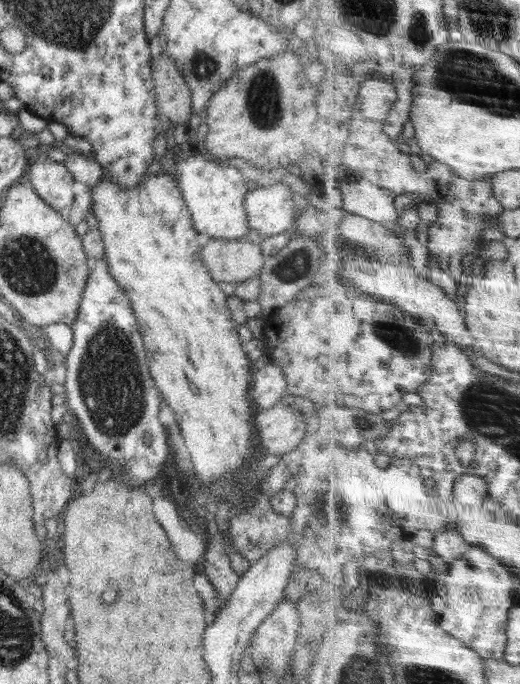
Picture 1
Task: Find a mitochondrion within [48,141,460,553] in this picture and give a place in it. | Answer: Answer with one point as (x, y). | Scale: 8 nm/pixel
(112, 391)

